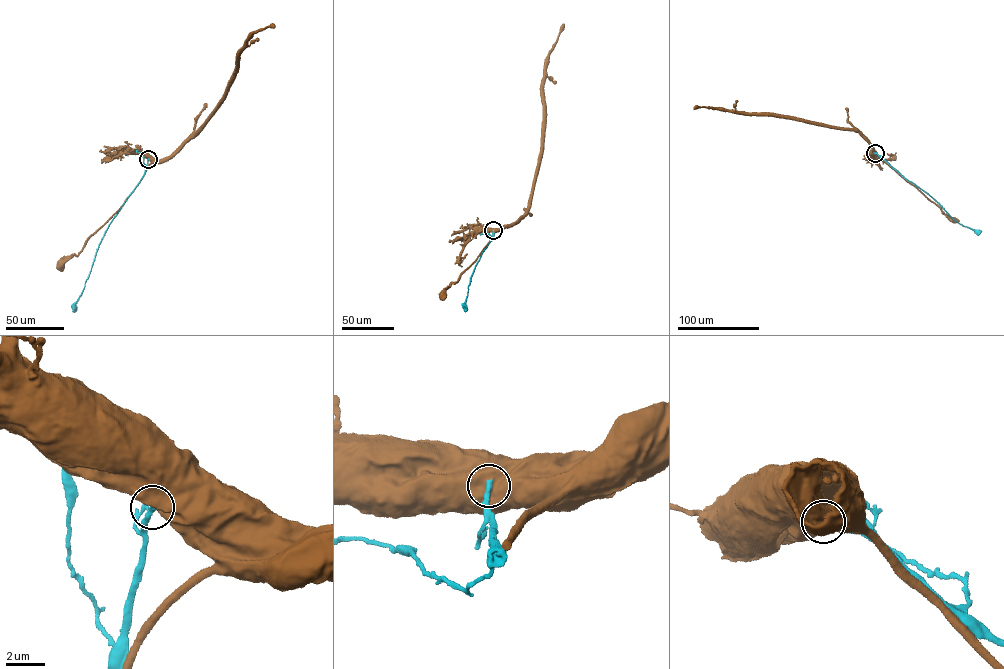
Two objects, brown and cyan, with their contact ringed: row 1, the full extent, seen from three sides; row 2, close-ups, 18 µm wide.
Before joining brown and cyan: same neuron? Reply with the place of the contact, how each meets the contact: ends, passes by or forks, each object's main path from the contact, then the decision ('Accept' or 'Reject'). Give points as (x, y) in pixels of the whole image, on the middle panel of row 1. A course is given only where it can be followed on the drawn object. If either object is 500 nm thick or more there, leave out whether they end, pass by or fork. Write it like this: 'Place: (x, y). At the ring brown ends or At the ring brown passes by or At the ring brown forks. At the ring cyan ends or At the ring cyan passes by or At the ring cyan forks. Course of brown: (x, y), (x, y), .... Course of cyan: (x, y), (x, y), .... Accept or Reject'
Place: (493, 230). Course of brown: (493, 230), (515, 222), (527, 209), (539, 163), (543, 125). Course of cyan: (493, 230), (494, 237), (482, 252), (471, 277), (464, 306). Reject

